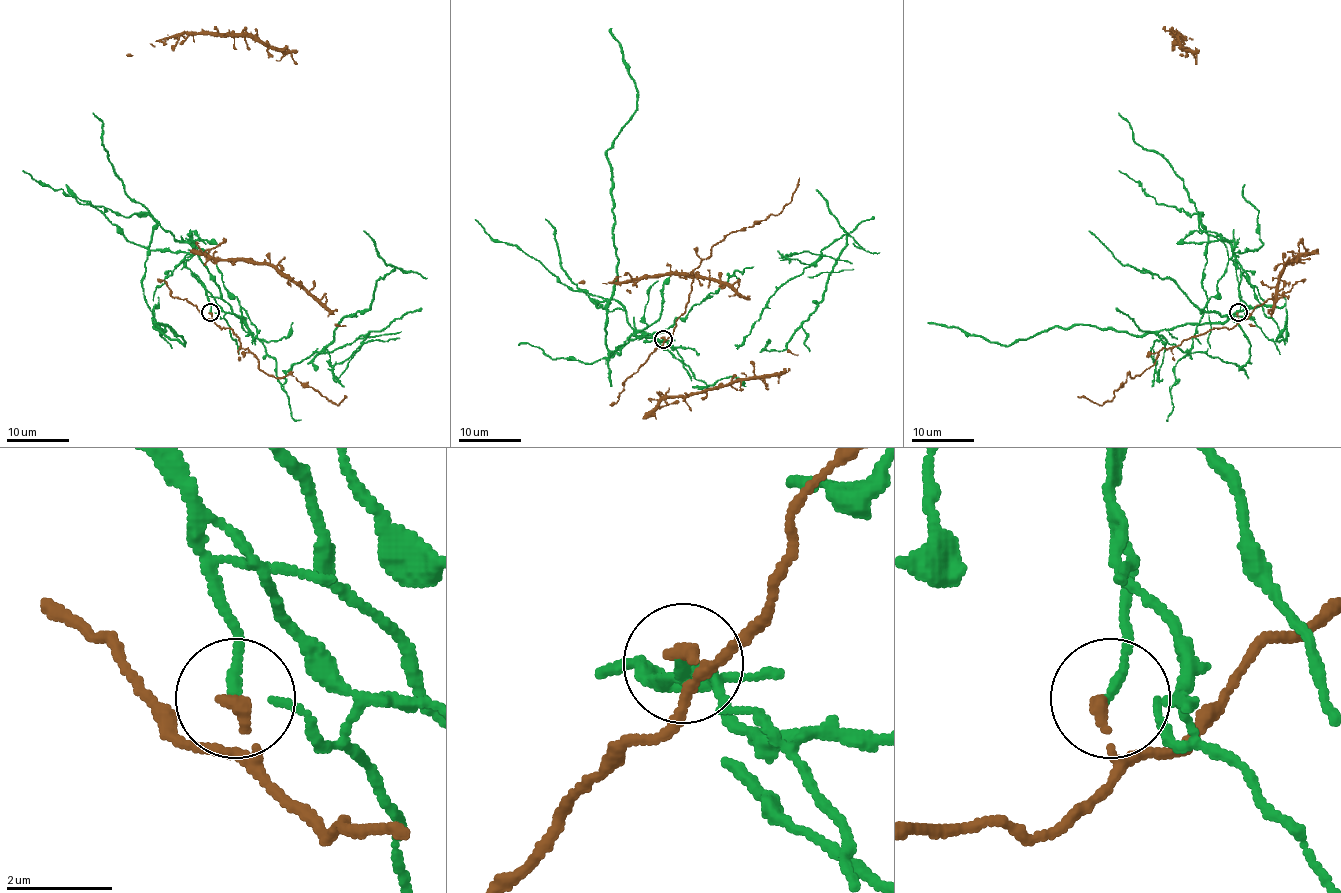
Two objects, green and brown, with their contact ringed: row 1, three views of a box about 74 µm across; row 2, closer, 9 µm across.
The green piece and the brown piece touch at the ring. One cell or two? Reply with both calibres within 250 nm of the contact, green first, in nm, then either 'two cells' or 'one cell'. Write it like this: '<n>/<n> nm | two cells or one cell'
170/240 nm | two cells

